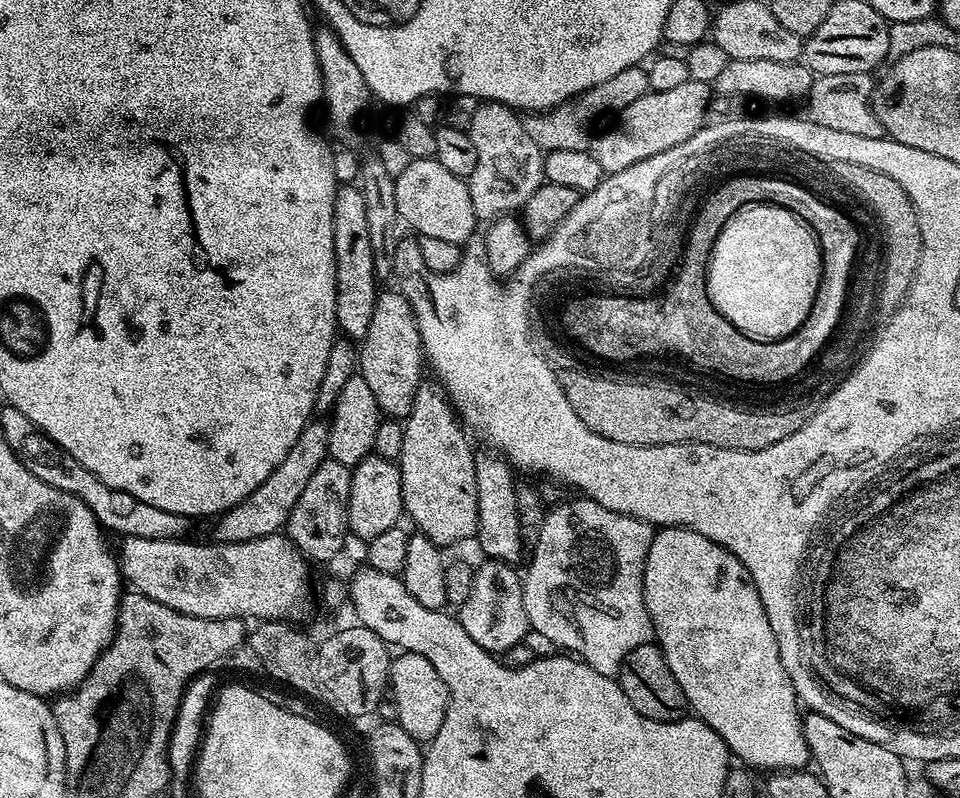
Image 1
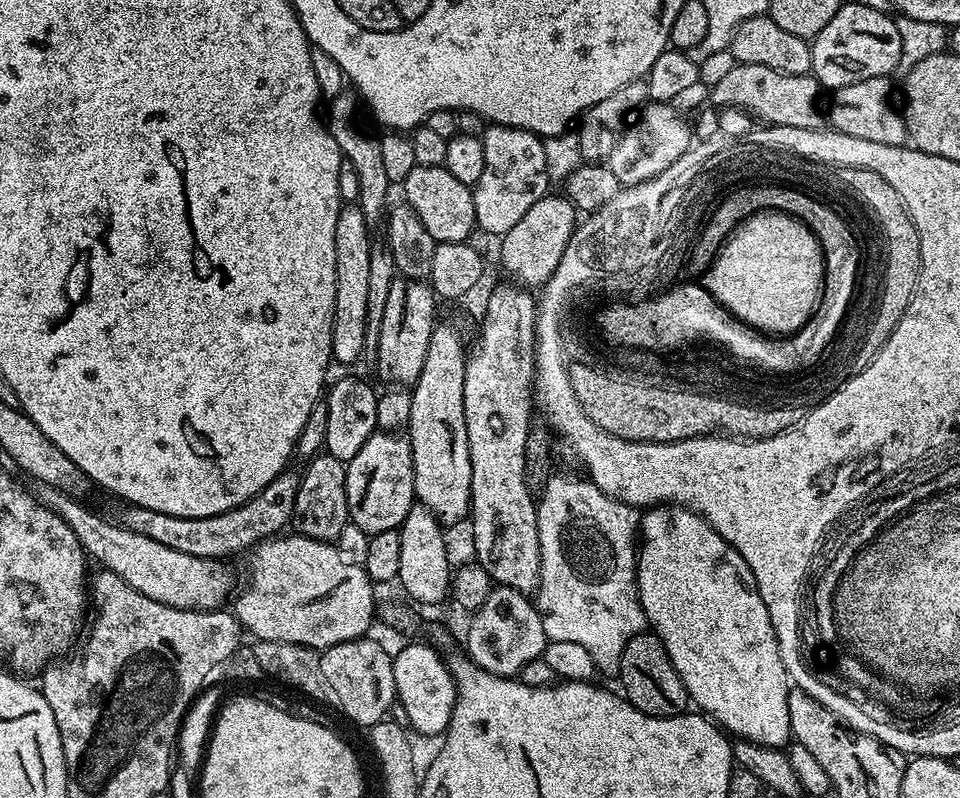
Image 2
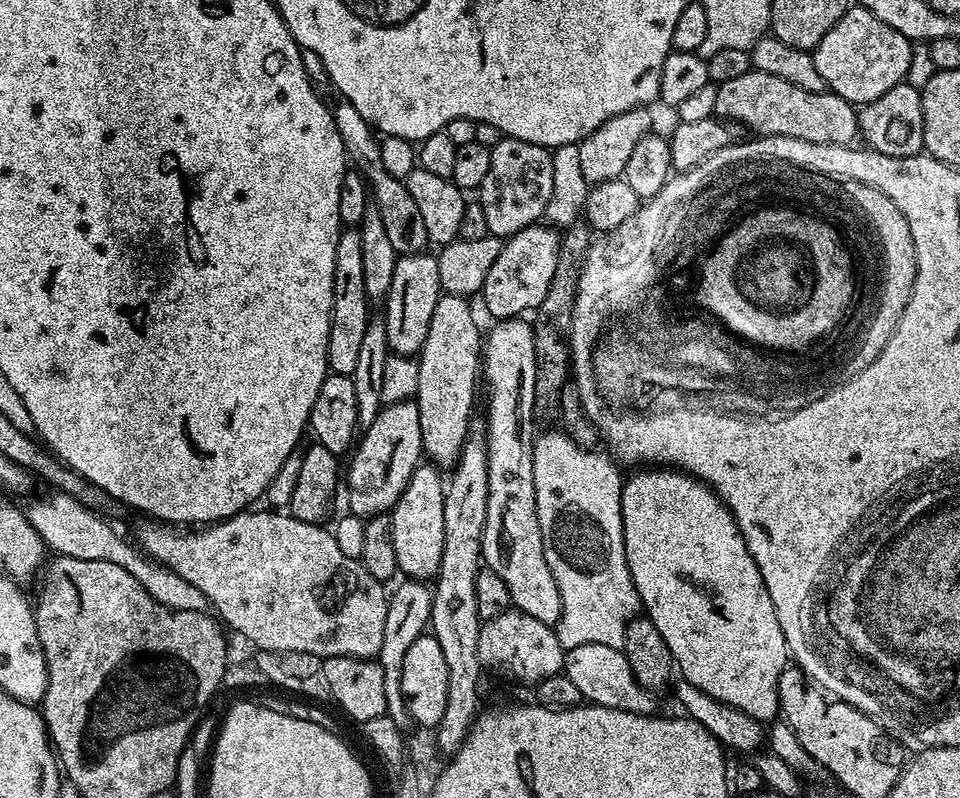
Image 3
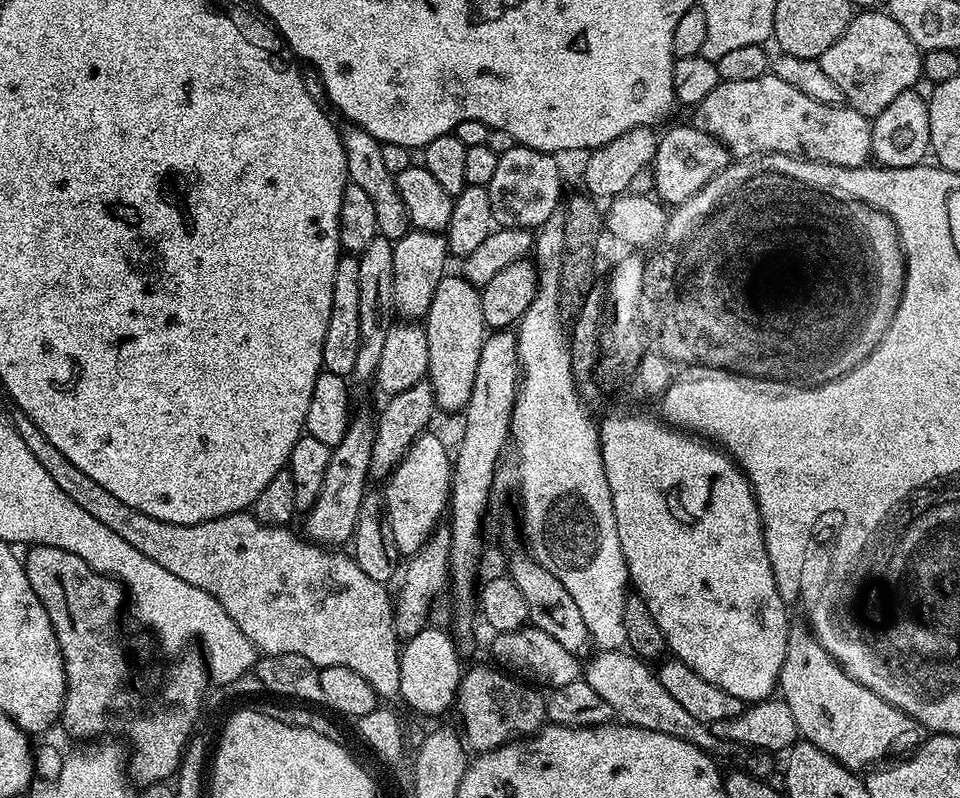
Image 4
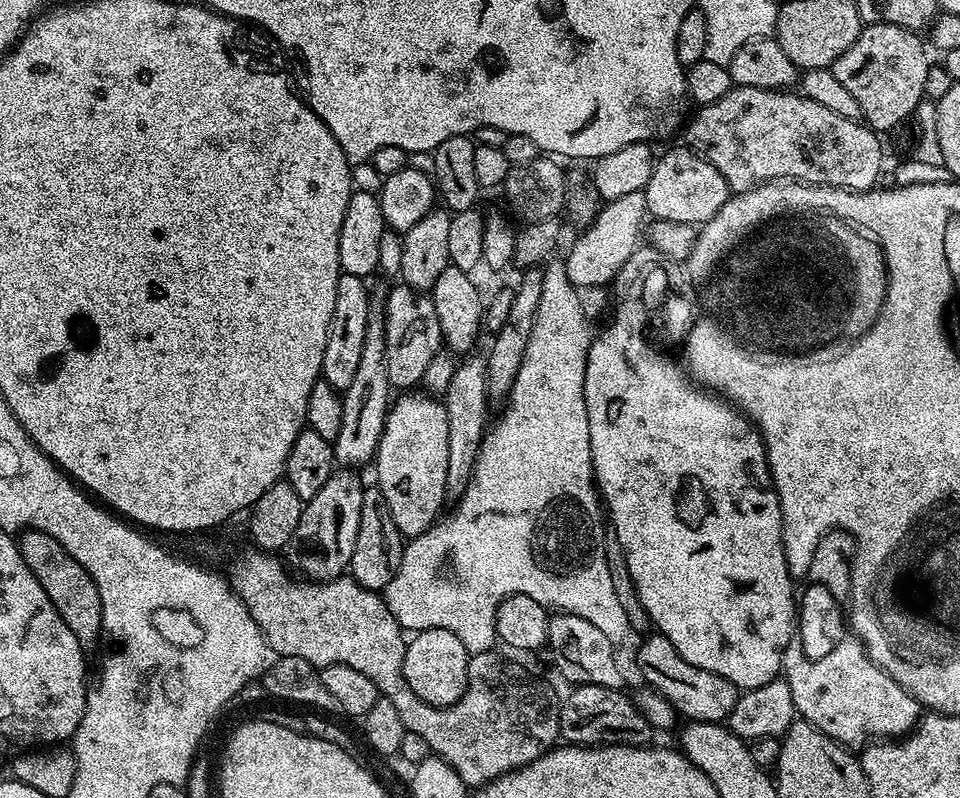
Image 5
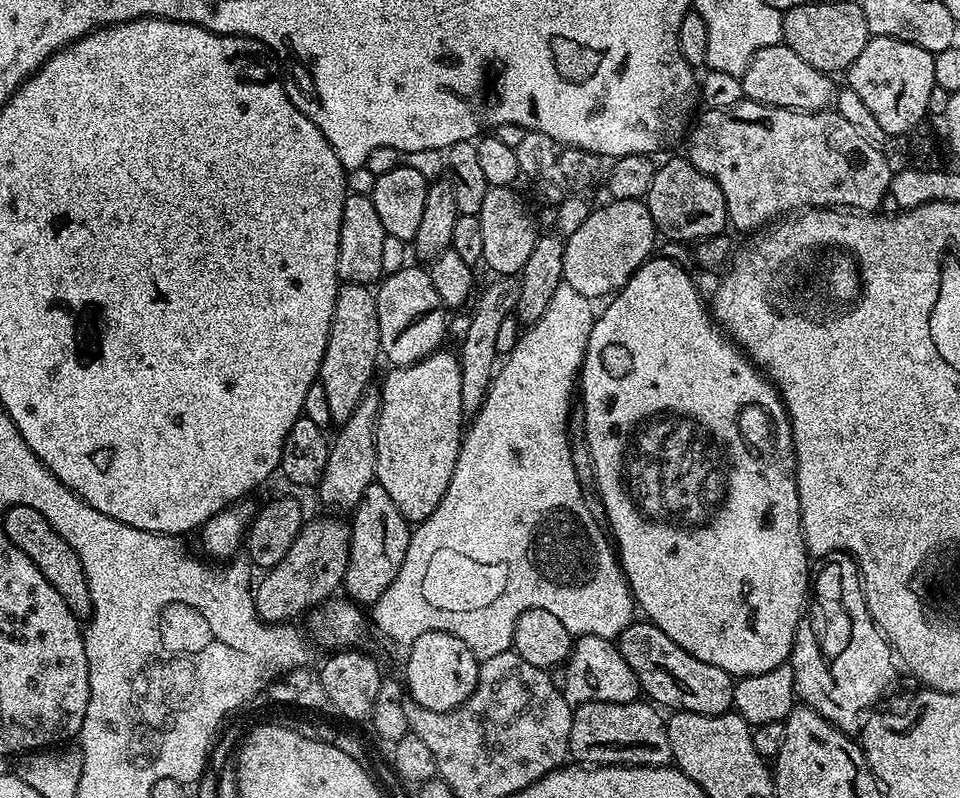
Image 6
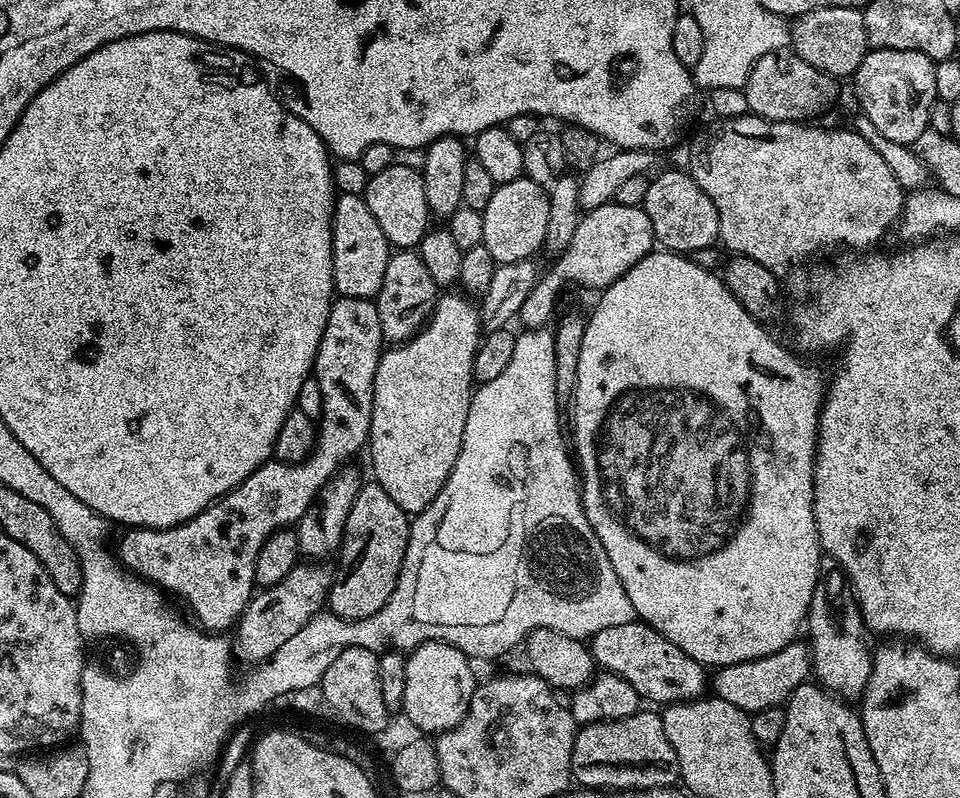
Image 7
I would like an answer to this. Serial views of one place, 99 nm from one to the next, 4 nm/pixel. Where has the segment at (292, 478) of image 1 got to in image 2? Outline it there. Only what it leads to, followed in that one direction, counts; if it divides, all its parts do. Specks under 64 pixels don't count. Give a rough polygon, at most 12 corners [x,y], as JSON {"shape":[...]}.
{"shape":[[301,473],[210,518],[121,503],[115,523],[170,550],[219,560],[292,524]]}

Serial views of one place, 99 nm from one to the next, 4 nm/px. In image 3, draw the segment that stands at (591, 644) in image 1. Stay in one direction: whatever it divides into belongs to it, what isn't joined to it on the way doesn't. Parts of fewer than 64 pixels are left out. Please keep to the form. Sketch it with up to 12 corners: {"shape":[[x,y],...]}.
{"shape":[[563,430],[532,445],[566,650],[623,649],[642,605],[621,469]]}

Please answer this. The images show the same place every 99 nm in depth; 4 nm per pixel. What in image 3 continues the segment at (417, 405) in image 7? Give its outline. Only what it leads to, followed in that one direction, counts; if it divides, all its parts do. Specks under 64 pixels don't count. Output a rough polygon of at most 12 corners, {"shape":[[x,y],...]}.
{"shape":[[421,463],[391,510],[394,558],[428,582],[442,562],[445,477]]}

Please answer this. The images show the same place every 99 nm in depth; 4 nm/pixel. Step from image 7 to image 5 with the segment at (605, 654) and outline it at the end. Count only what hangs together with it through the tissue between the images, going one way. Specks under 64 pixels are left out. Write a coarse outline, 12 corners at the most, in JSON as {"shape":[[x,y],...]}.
{"shape":[[648,634],[636,664],[681,717],[718,724],[738,690]]}

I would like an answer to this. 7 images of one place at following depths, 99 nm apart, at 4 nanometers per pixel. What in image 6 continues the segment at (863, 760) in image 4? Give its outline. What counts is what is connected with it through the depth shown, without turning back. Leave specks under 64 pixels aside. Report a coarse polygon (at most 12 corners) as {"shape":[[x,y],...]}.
{"shape":[[867,609],[852,648],[820,664],[804,619],[790,657],[795,695],[846,733],[889,695],[892,645]]}

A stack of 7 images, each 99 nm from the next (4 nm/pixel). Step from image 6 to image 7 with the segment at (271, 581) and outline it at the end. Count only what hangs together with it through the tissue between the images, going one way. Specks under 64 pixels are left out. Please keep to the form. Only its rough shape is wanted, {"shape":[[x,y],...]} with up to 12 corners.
{"shape":[[300,562],[235,625],[237,661],[269,660],[327,605],[334,575]]}

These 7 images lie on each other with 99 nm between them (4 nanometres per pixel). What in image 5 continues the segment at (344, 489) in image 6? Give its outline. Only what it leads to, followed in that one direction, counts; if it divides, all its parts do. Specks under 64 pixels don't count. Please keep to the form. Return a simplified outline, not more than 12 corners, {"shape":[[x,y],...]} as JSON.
{"shape":[[385,289],[370,292],[362,358],[342,394],[340,466],[376,455],[394,389]]}

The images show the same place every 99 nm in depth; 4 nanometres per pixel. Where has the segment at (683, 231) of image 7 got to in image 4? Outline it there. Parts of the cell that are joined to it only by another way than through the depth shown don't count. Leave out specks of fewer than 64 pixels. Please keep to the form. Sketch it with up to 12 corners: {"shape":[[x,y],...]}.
{"shape":[[694,126],[660,136],[650,165],[655,195],[686,202],[730,163]]}

